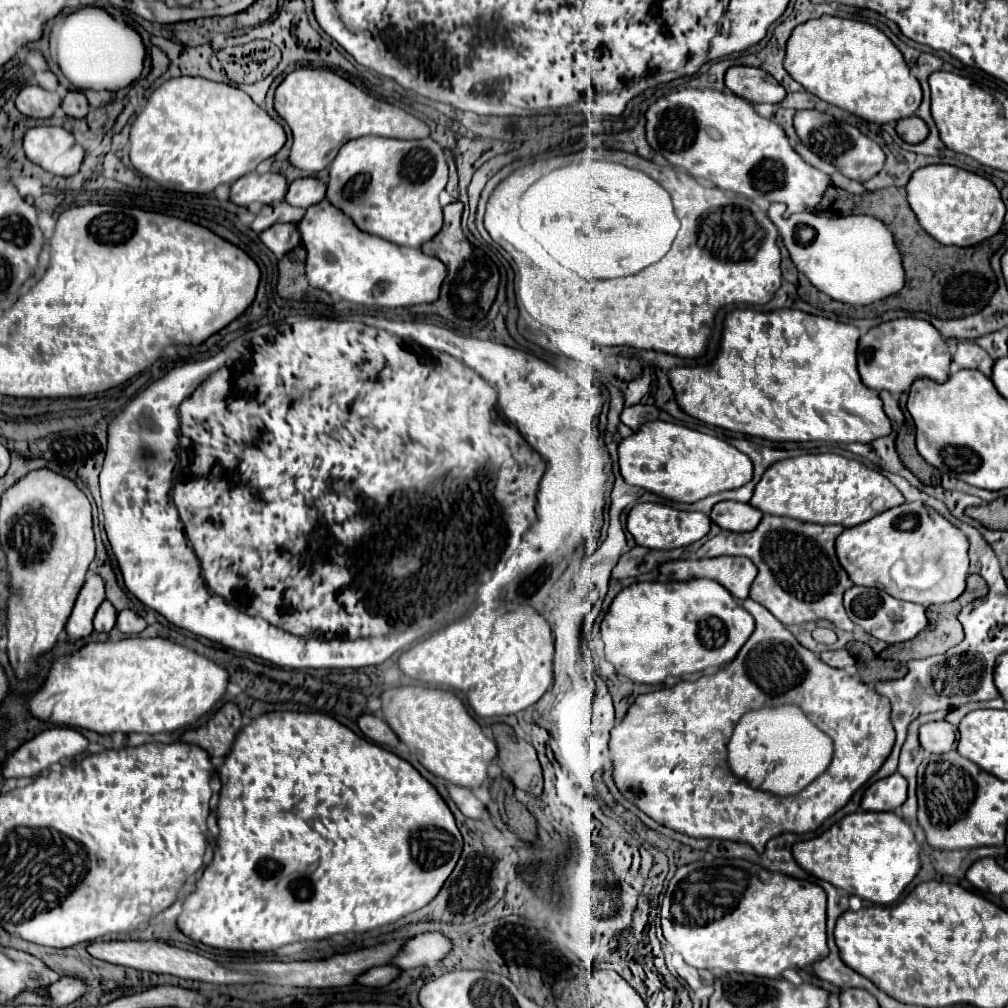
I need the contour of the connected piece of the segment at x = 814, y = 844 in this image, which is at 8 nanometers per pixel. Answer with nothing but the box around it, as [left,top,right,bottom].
[792,811,922,905]

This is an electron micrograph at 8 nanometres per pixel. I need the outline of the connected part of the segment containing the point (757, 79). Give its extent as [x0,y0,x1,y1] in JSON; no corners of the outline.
[726,67,786,103]

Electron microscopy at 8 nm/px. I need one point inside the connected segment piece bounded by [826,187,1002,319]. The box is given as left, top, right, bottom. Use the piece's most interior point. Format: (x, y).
(939, 280)

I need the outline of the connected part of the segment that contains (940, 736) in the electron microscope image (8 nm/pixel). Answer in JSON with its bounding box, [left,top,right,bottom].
[920,721,958,753]

